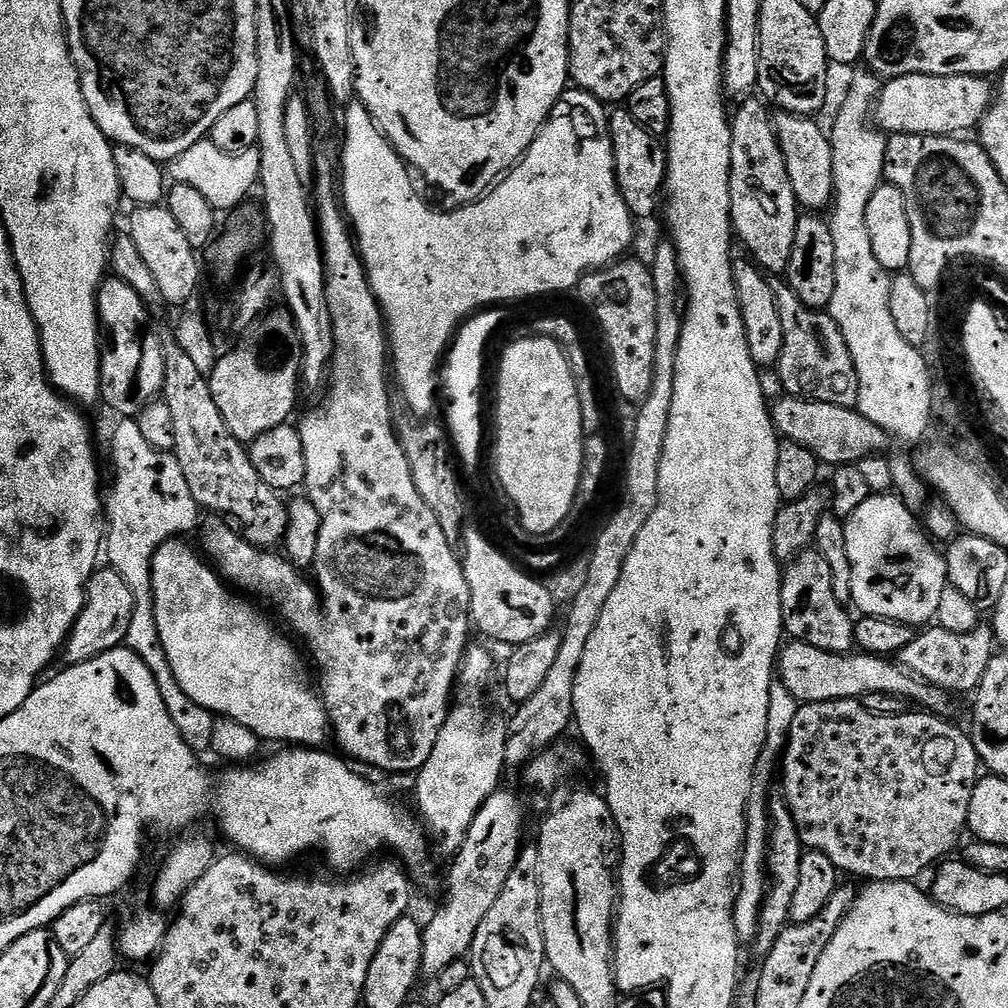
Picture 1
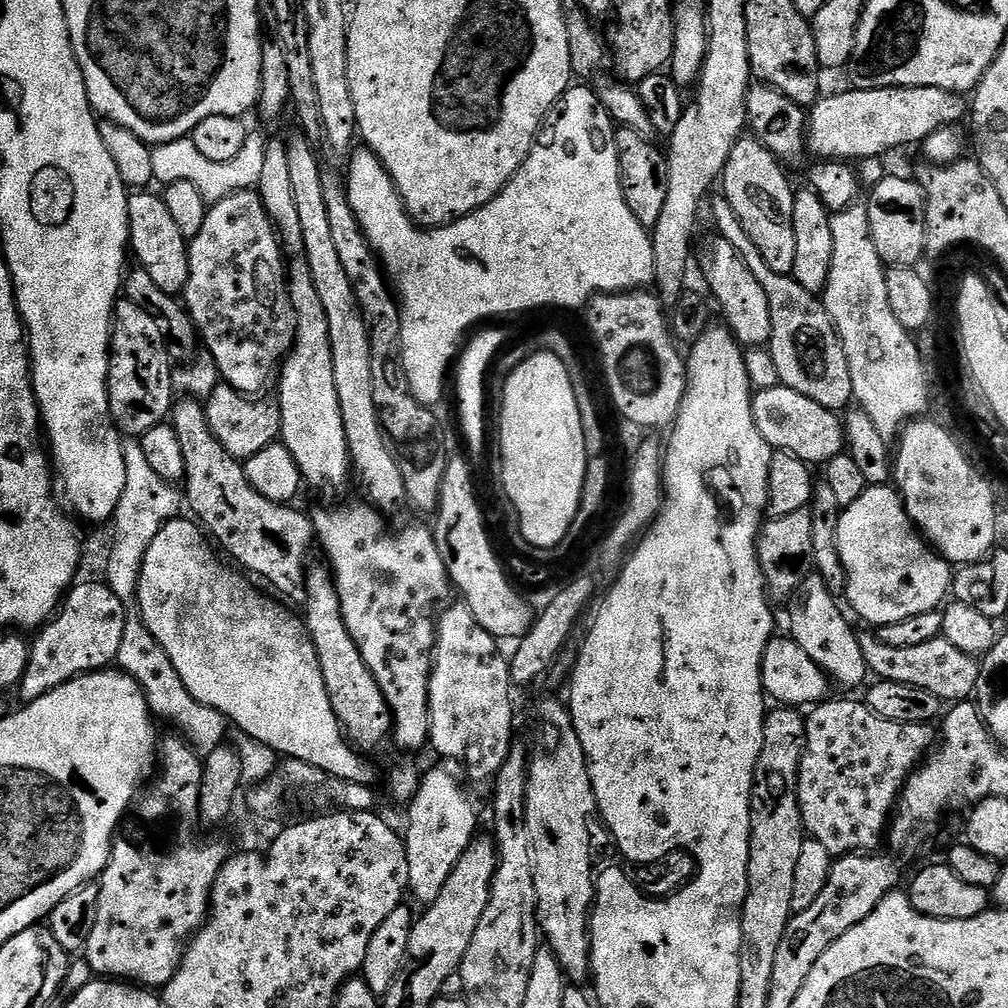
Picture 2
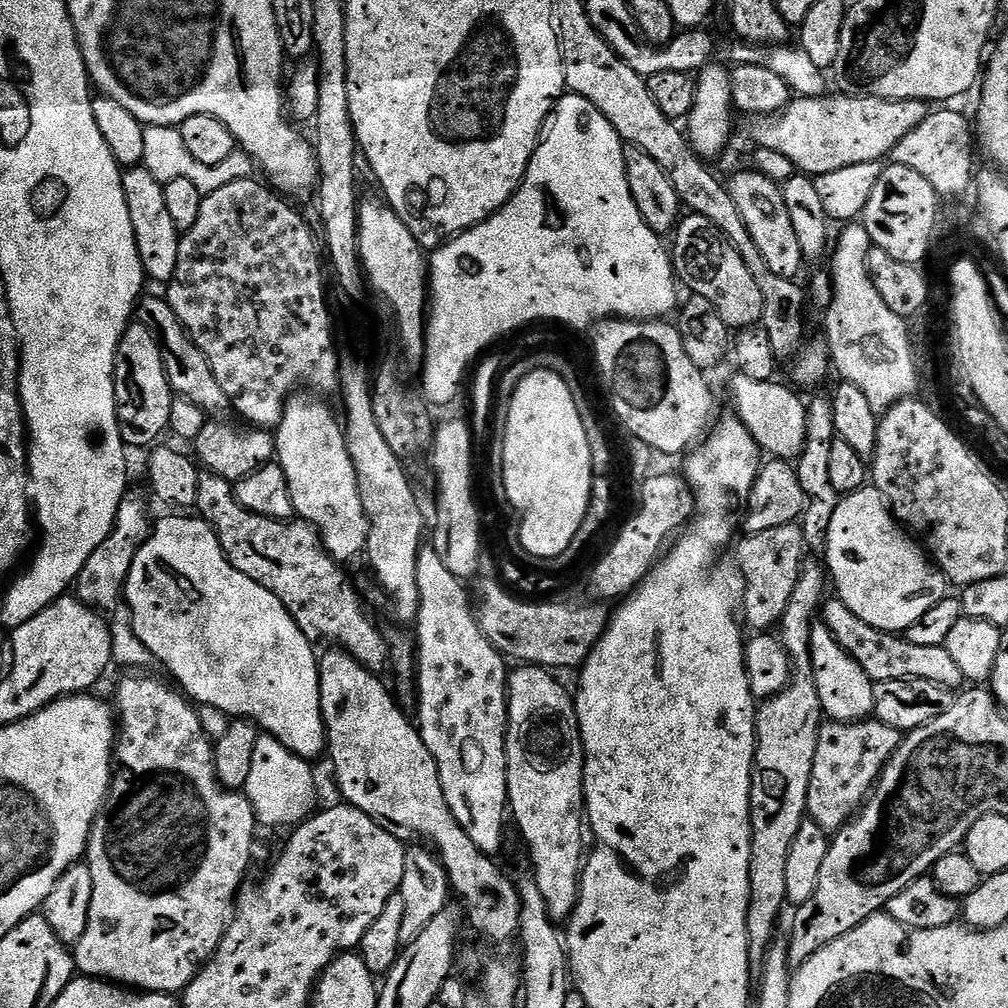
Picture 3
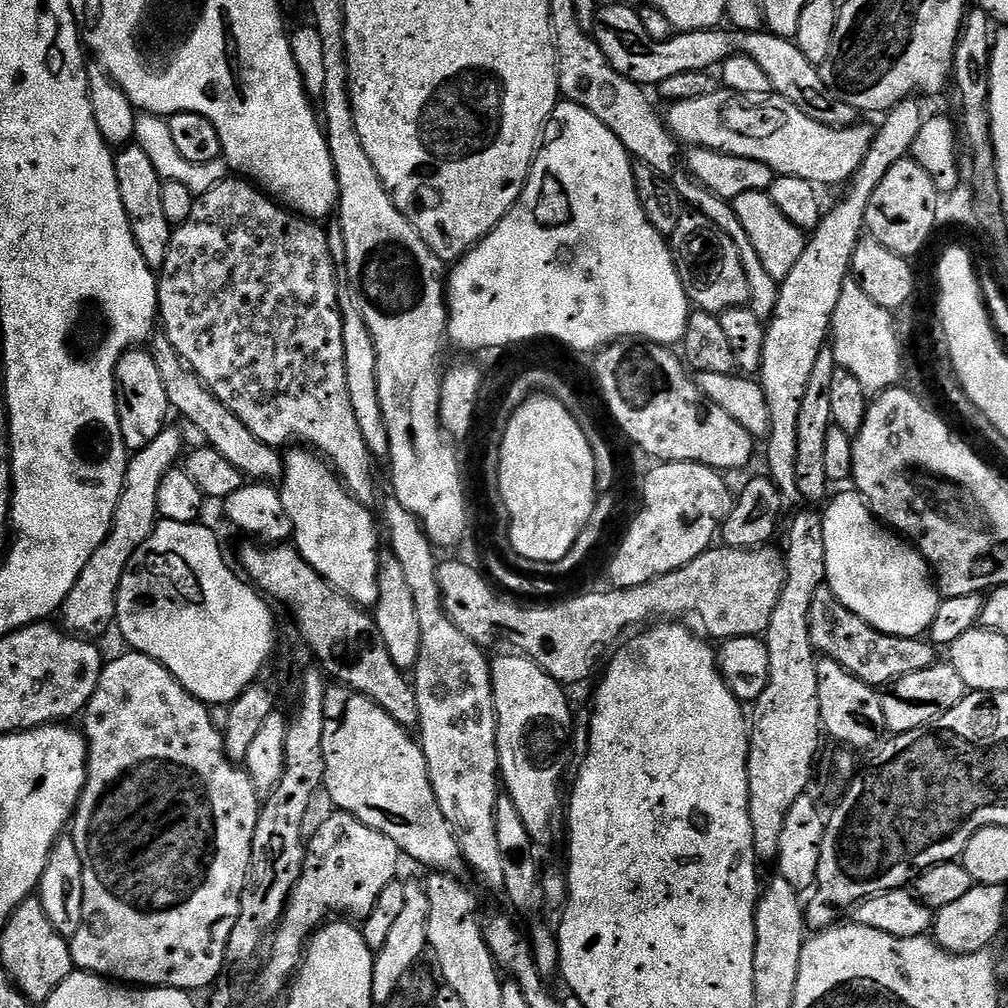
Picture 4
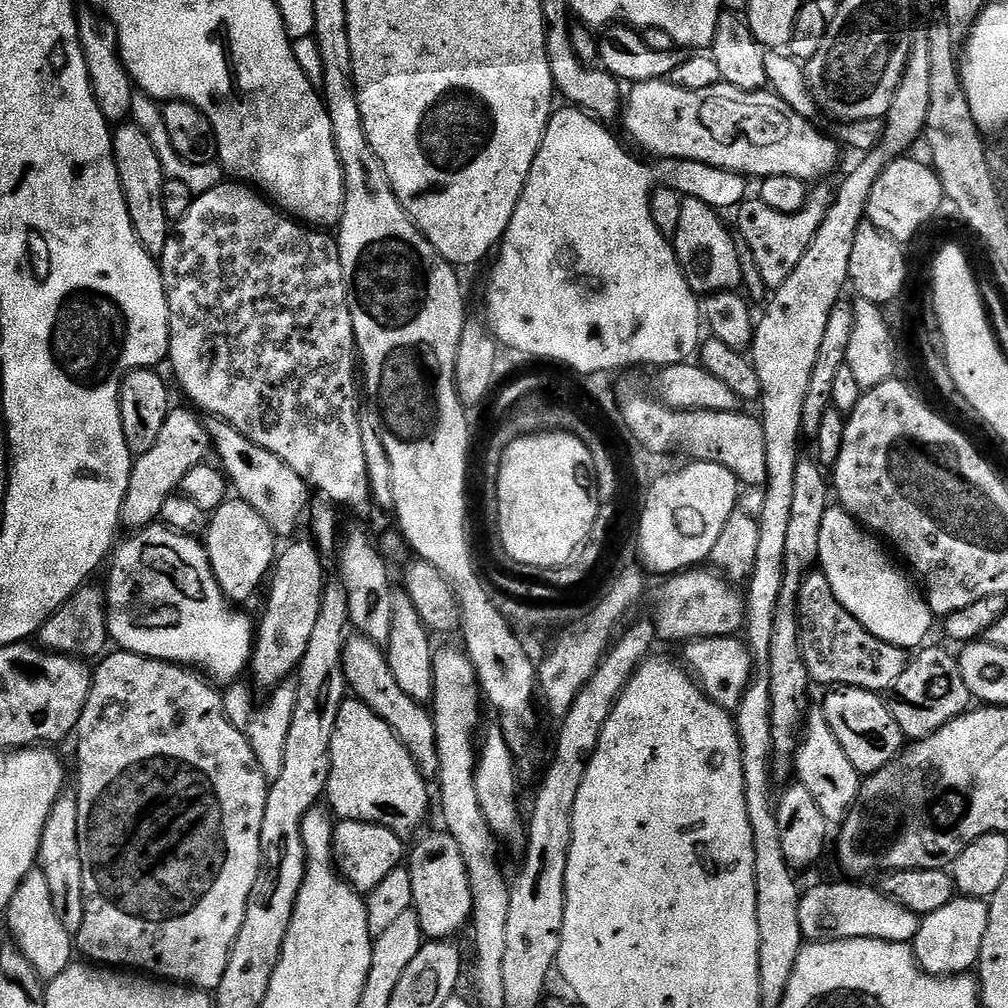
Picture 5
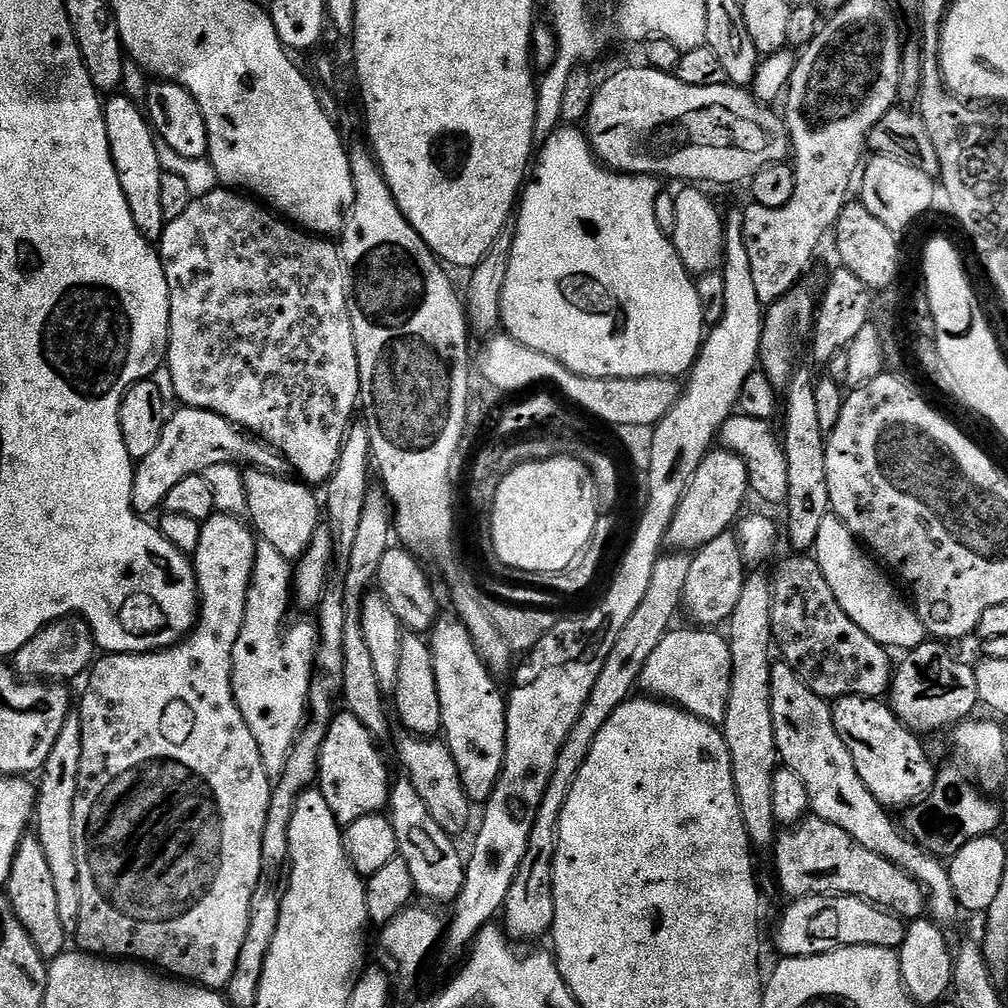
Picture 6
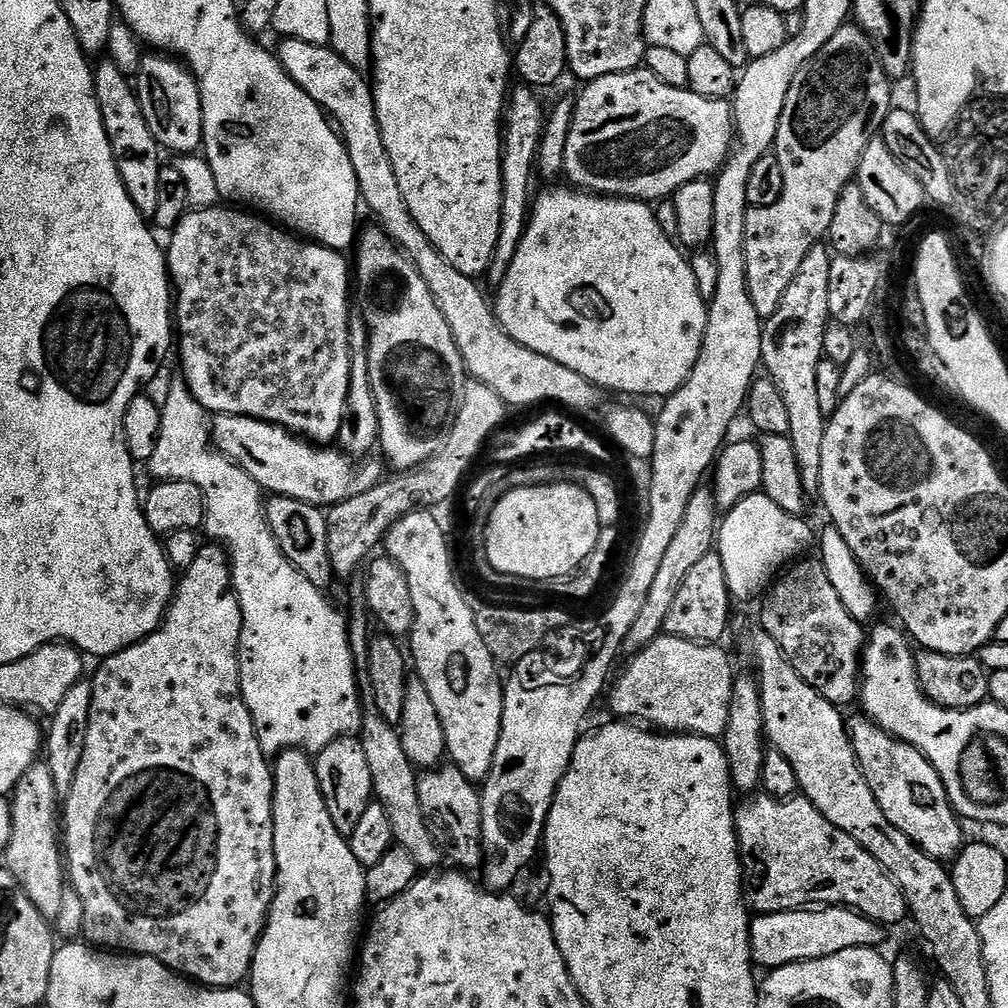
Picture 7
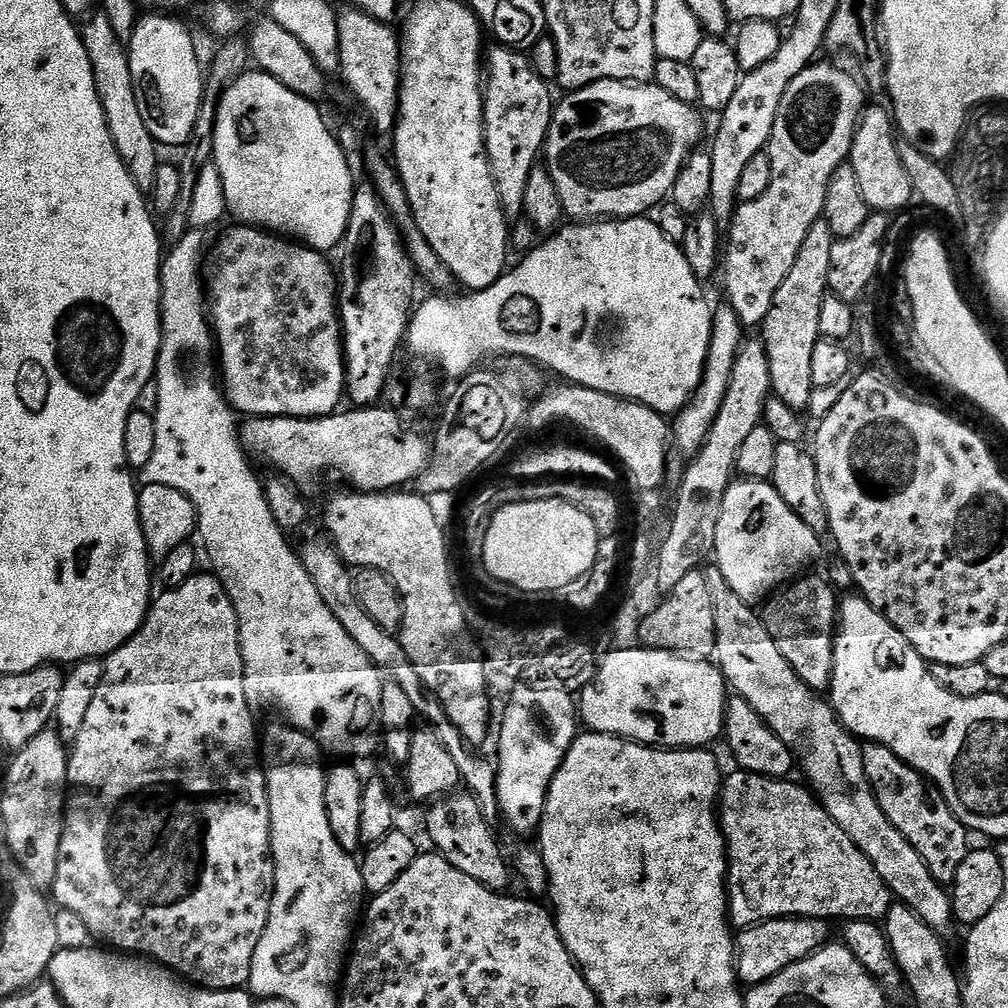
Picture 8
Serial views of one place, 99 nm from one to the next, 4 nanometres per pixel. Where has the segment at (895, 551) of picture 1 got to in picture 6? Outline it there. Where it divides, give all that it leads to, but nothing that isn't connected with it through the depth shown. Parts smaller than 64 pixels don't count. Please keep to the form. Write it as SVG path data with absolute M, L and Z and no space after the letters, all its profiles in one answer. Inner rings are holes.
M829 514L822 518L814 555L822 566L822 574L826 574L826 582L830 582L830 590L834 590L834 598L838 598L838 606L842 606L842 610L846 610L852 621L866 630L874 642L889 650L911 650L925 642L924 624L918 618L915 607L896 593L895 586L887 580L889 577L881 571L877 561L837 516Z

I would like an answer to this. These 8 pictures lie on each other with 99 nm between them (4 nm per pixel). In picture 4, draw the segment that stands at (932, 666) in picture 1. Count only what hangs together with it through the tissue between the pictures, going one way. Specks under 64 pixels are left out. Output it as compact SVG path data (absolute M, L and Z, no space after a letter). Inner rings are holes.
M825 586L814 594L814 602L810 606L810 638L812 646L821 657L837 660L850 675L857 676L862 682L880 690L885 686L914 674L924 671L937 663L937 645L924 638L914 636L888 636L870 626L858 614L854 614L833 594L832 589Z

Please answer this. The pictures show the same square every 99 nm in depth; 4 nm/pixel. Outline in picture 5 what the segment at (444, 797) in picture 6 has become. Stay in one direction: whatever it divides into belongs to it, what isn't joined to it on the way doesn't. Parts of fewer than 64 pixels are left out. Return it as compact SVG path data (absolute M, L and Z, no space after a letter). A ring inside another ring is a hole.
M349 635L344 645L344 676L348 679L351 695L370 706L370 710L374 710L374 714L378 714L378 718L398 734L398 742L410 750L410 758L414 758L421 774L426 778L435 777L439 773L438 734L434 730L432 713L398 686L388 665L387 651L370 638Z

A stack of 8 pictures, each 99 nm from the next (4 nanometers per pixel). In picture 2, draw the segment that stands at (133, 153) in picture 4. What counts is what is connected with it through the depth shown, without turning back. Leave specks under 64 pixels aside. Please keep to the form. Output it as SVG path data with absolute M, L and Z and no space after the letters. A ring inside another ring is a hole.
M136 190L128 198L128 238L130 241L130 252L135 263L150 274L150 279L166 294L179 297L184 291L186 282L190 278L190 262L188 261L188 241L178 230L170 210L166 210L166 202L163 195L152 193L152 190Z

